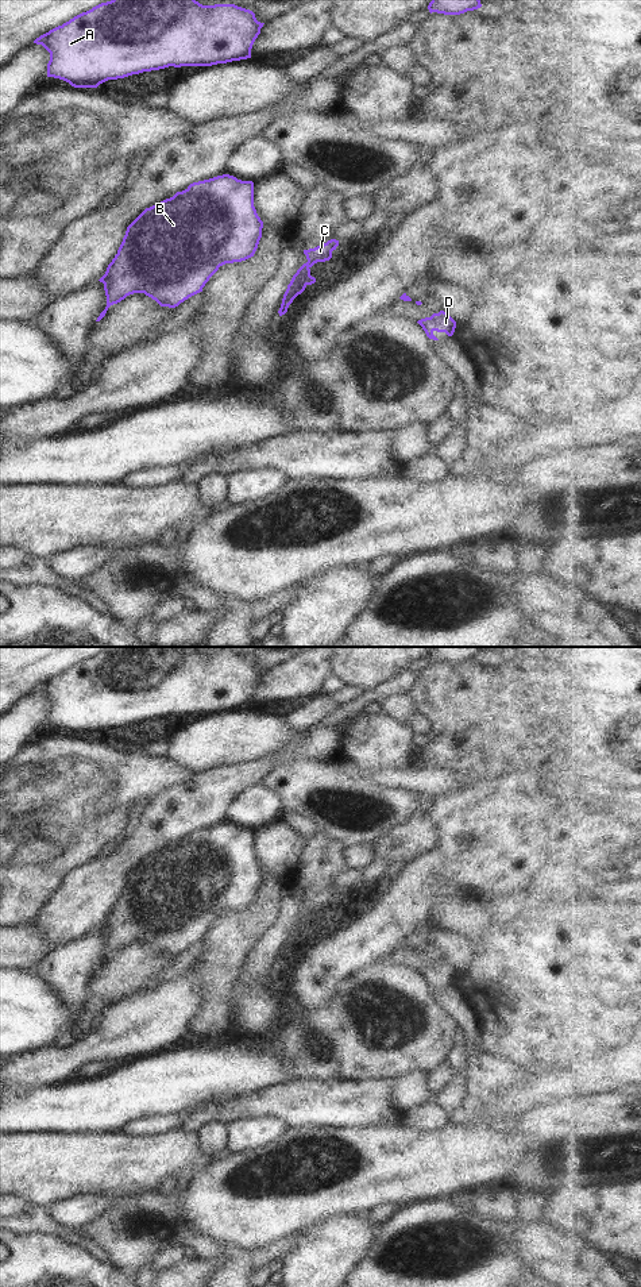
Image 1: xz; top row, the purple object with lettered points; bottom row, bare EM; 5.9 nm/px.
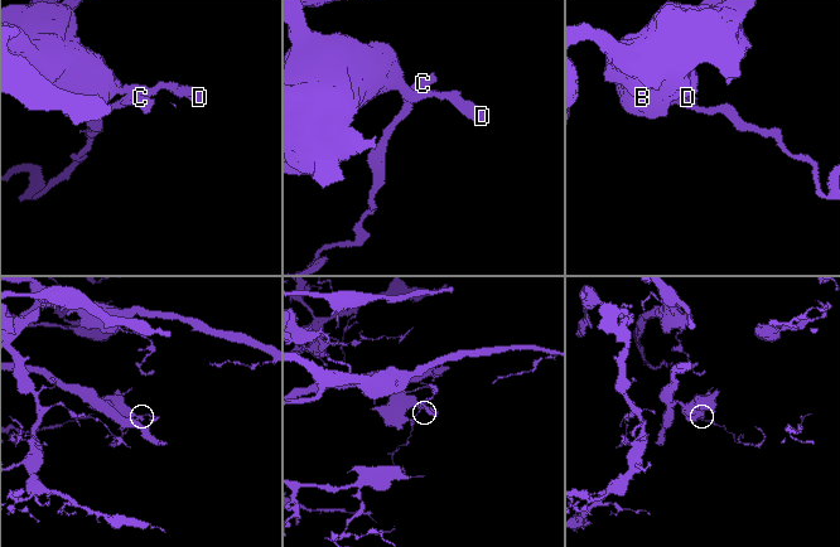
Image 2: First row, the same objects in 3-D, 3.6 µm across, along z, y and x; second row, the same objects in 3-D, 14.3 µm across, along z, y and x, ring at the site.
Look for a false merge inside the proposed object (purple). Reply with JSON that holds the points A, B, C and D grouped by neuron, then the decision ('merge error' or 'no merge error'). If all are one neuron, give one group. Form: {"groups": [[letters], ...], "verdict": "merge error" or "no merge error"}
{"groups": [["A", "B", "D"], ["C"]], "verdict": "merge error"}

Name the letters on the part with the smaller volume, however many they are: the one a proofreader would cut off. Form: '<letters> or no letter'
C

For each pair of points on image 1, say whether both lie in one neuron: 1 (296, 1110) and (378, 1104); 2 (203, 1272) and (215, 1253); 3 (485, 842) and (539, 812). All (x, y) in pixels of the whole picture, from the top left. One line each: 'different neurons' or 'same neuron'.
1: same neuron
2: different neurons
3: same neuron

